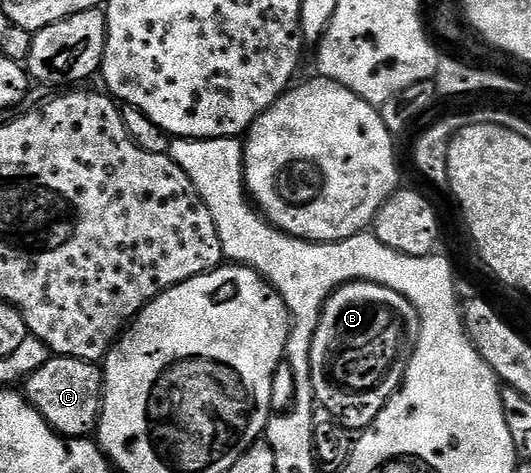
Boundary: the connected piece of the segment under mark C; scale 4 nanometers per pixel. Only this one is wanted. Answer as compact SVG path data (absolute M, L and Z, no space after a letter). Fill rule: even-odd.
M51 355L40 370L33 371L26 379L25 386L27 386L27 389L25 388L27 400L60 437L87 437L96 432L99 412L103 409L103 370L96 362Z

